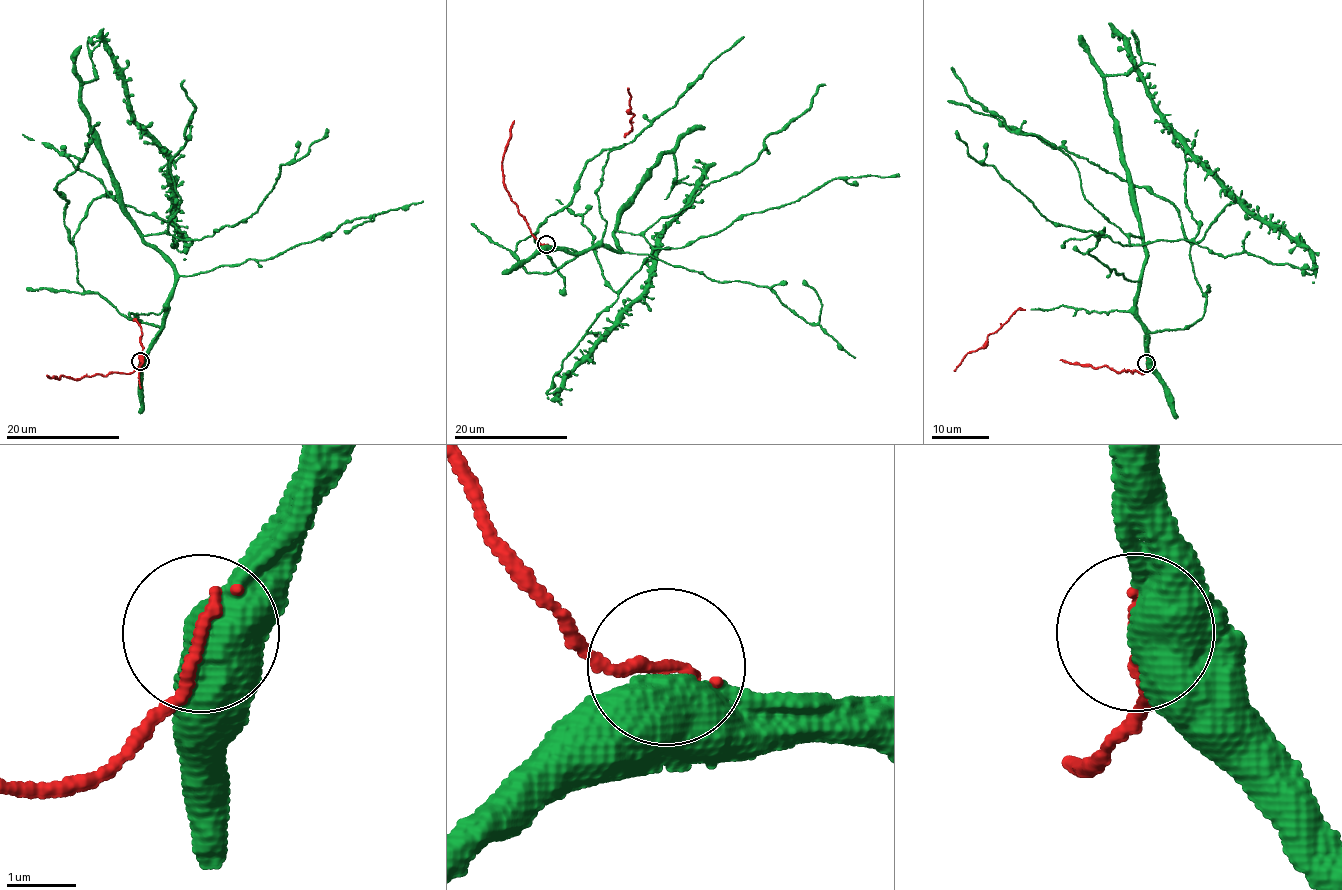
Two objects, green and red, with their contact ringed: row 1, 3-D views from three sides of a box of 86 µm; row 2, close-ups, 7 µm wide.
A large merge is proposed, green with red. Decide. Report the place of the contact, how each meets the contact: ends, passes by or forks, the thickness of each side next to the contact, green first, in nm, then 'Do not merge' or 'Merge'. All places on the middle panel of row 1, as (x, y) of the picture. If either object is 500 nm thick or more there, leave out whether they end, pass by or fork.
Place: (546, 244). Thickness 750 nm (green) against 190 nm. Merge

